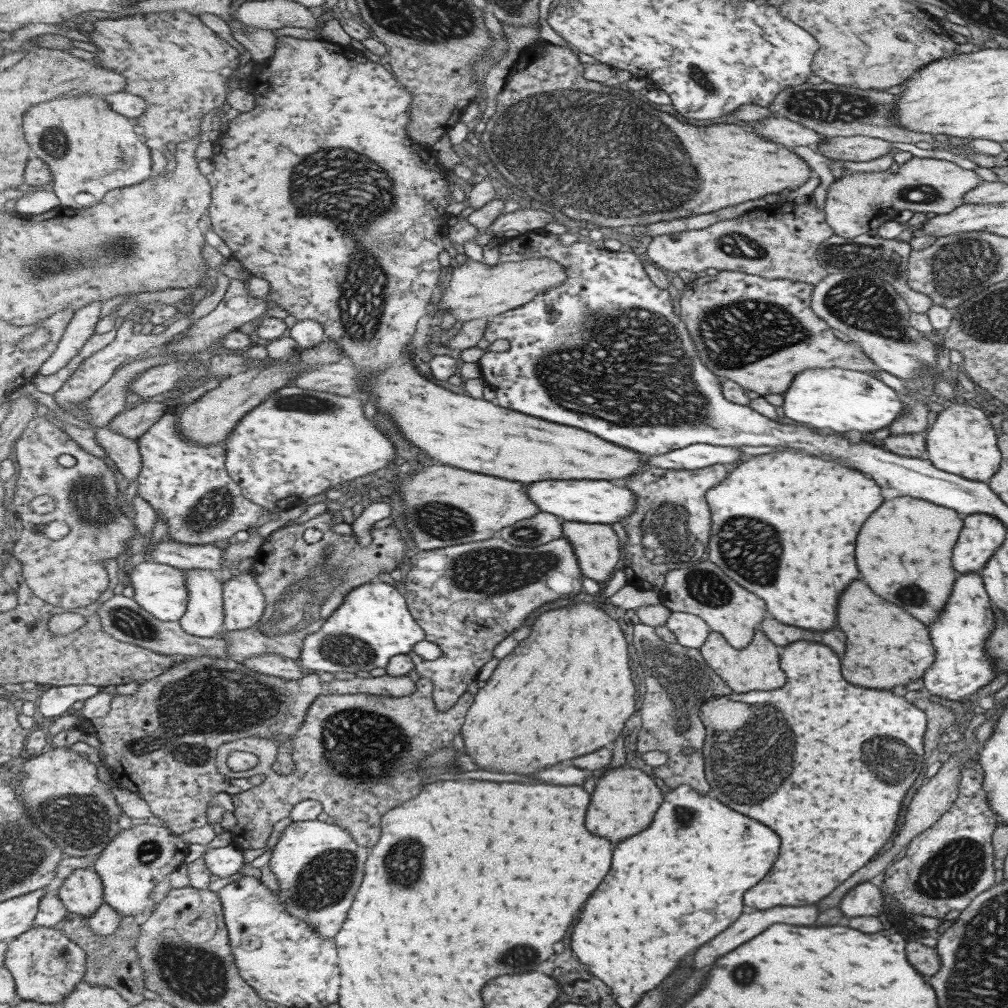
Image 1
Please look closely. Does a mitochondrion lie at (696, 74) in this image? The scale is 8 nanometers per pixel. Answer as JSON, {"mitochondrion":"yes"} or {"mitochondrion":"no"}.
{"mitochondrion":"yes"}

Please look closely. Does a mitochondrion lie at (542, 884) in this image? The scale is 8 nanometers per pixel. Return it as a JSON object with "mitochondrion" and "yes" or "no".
{"mitochondrion":"no"}

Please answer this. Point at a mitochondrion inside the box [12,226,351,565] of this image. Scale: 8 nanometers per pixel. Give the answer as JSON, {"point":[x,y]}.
{"point":[120,248]}

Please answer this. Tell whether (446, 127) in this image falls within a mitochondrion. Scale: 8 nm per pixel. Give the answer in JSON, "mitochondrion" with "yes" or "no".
{"mitochondrion":"no"}

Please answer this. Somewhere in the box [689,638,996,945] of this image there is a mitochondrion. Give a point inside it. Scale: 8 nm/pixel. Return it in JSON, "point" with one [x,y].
{"point":[764,748]}

